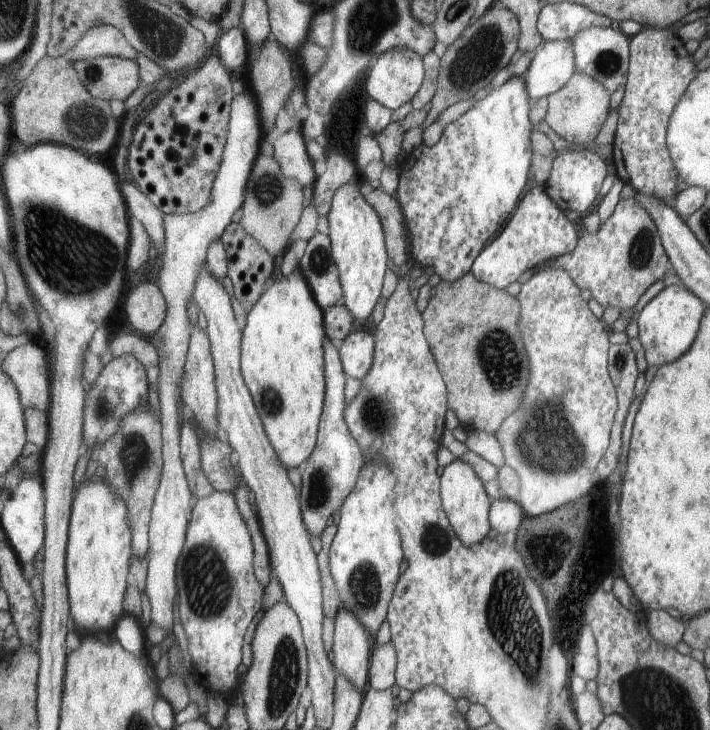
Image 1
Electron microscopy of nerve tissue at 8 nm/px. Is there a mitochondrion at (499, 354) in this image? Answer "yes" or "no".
yes

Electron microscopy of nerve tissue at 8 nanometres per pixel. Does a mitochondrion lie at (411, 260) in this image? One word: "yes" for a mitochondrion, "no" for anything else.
no

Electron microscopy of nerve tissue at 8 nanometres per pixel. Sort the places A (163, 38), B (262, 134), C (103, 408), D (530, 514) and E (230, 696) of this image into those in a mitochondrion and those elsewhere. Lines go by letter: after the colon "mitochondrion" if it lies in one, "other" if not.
A: mitochondrion
B: other
C: mitochondrion
D: other
E: other

